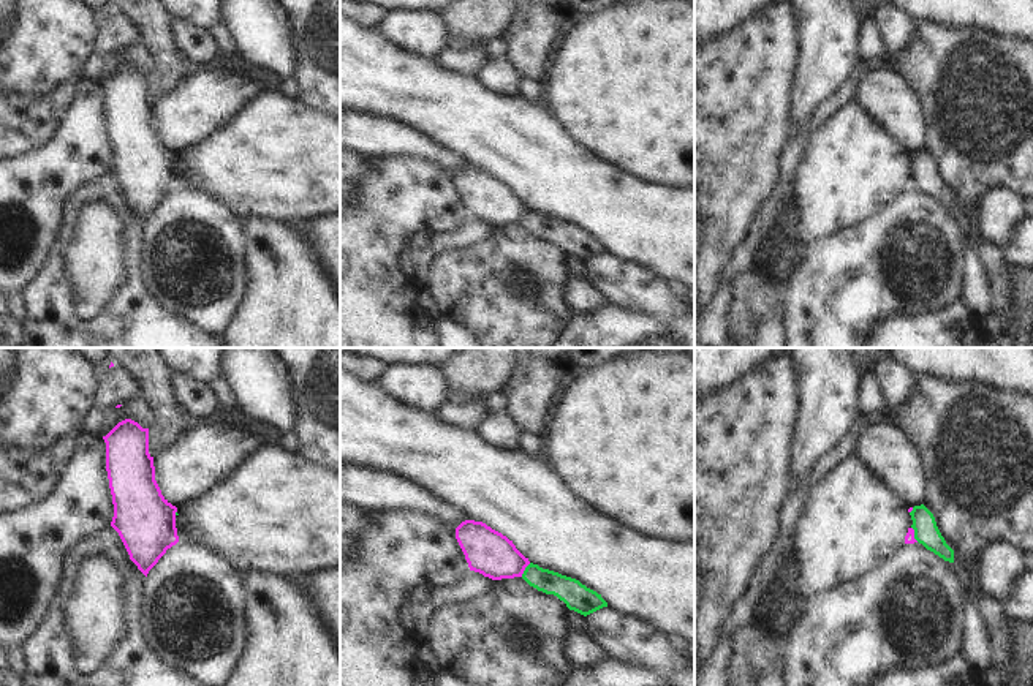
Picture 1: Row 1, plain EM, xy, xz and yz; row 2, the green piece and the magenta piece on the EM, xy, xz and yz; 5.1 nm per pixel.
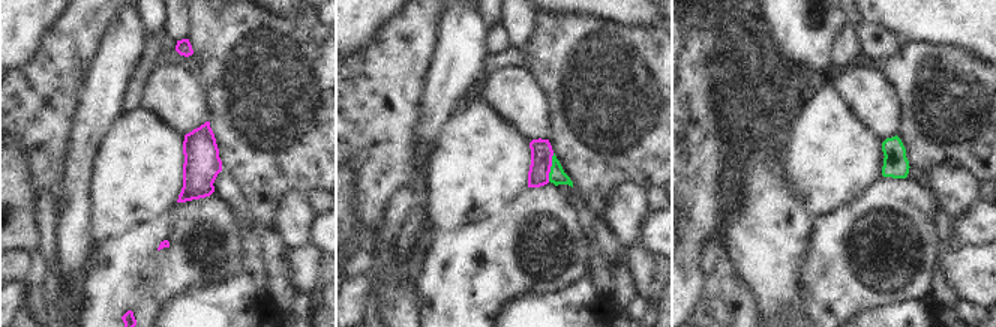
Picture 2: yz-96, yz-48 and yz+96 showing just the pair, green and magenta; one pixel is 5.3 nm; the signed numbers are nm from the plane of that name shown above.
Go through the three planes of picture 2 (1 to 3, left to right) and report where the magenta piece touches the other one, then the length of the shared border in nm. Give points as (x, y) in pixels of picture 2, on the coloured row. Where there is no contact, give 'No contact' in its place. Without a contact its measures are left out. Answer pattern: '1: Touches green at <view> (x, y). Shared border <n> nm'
1: No contact
2: Touches green at yz-48 (551, 167). Shared border 160 nm
3: No contact.

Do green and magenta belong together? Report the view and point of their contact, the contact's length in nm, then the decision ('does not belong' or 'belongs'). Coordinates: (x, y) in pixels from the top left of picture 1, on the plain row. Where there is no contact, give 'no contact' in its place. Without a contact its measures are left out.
contact xz (525, 215); length 90 nm; does not belong

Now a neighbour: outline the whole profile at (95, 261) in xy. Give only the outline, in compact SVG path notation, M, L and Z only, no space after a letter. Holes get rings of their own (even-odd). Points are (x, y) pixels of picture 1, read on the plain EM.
M106 202L82 207L65 262L74 283L78 313L85 321L96 319L128 281L122 221Z

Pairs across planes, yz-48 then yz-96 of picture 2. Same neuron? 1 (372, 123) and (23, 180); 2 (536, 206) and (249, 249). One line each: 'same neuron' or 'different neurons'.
1: different neurons
2: different neurons

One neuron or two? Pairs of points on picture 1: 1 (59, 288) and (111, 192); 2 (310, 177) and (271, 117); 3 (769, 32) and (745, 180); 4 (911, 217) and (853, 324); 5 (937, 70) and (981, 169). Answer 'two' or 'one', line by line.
1: one
2: one
3: one
4: one
5: one

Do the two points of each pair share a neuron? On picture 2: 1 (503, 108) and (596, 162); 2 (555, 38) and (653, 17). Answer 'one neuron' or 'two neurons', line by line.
1: two neurons
2: two neurons

